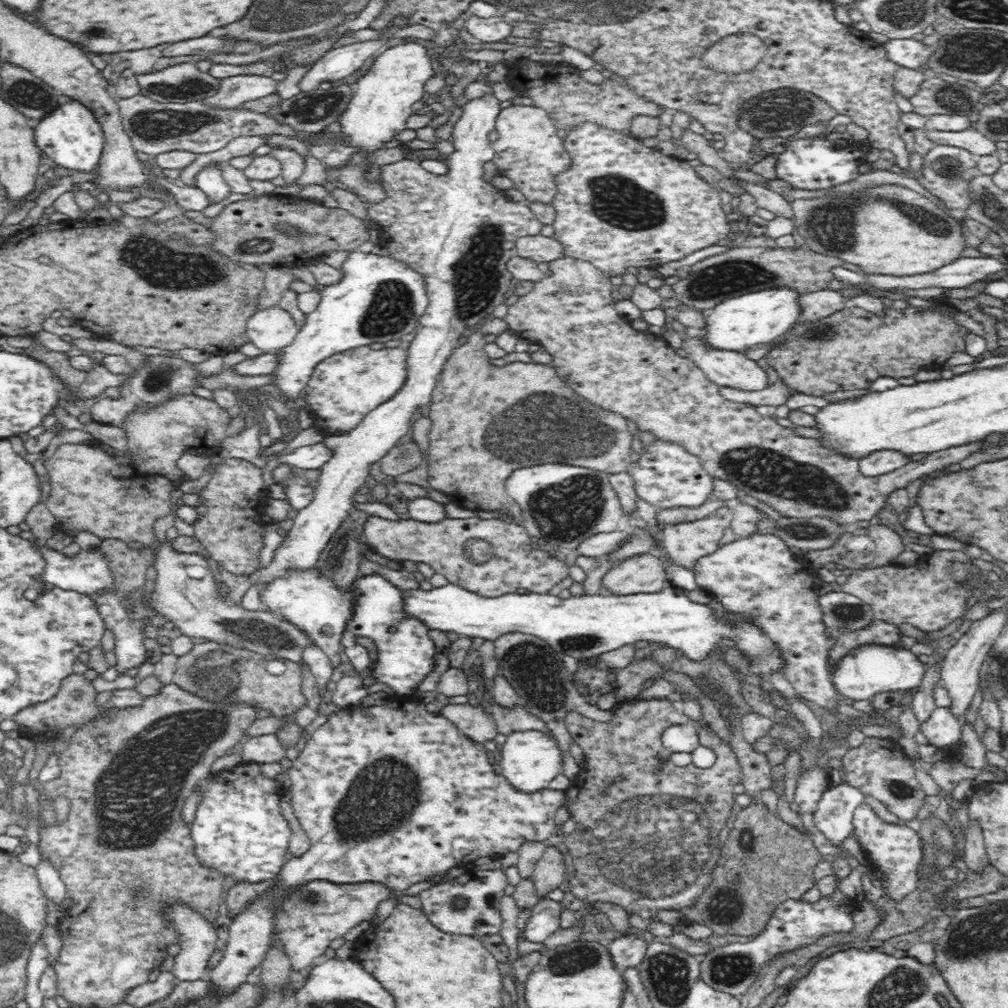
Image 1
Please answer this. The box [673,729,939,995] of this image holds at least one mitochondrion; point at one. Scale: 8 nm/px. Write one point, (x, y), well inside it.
(730, 970)

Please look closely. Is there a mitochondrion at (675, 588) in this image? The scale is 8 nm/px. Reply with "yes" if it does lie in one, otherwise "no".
no

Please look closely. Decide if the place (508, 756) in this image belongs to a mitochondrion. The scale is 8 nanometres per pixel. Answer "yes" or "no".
no

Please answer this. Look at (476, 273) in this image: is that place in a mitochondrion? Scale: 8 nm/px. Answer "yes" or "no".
yes

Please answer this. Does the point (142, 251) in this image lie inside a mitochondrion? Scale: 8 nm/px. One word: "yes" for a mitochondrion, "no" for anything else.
yes

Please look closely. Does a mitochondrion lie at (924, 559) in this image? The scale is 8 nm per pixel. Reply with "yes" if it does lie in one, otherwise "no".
no

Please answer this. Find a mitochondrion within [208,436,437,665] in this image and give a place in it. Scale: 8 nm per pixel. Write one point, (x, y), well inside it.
(258, 633)

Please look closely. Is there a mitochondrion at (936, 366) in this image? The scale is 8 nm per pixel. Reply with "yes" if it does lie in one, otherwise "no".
no

